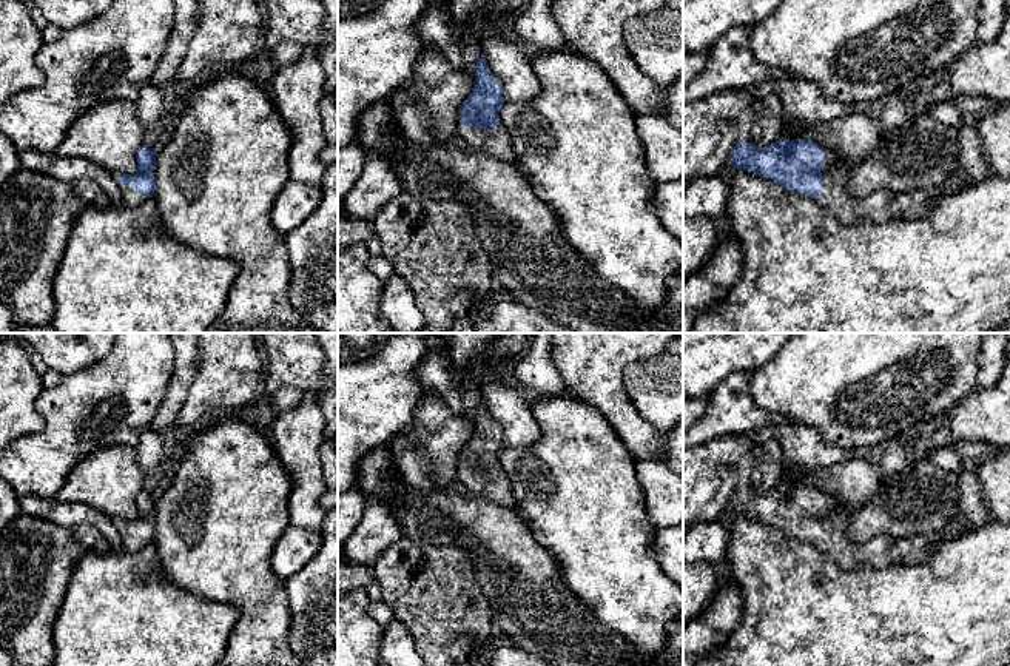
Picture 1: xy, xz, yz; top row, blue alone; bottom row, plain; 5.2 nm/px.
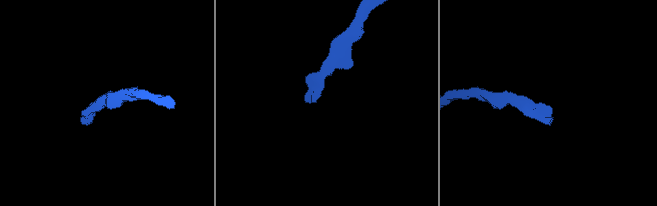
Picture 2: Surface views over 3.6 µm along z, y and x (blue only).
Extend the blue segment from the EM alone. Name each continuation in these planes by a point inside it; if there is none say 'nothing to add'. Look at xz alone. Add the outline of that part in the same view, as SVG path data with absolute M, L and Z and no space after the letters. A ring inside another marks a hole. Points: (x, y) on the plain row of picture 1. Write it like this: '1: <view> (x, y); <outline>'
1: xz (495, 486); M501 467L492 470L490 473L481 473L481 475L461 472L458 475L458 481L461 481L476 495L481 495L498 506L504 506L509 509L513 509L515 506L510 481Z

